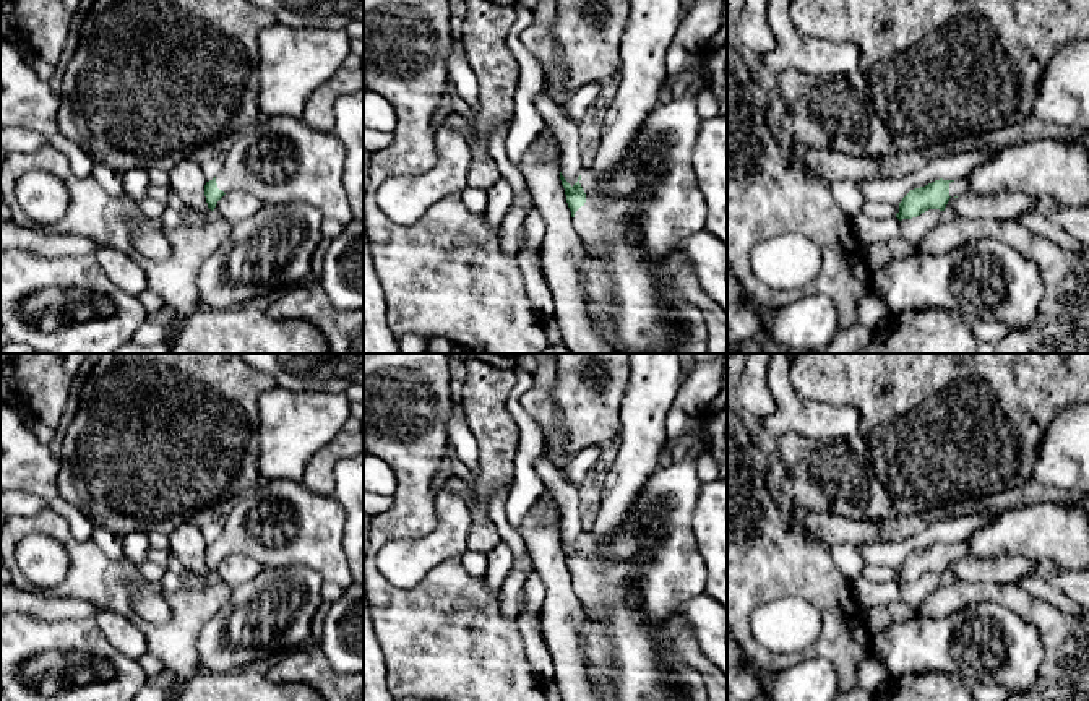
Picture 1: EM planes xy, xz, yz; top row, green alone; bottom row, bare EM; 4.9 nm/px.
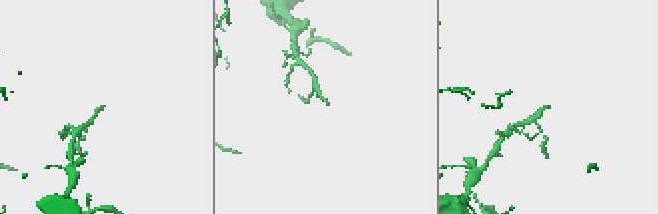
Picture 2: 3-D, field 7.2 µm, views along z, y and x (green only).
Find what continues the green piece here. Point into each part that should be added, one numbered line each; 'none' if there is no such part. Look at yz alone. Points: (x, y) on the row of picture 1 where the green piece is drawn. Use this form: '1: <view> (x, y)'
1: yz (958, 187)

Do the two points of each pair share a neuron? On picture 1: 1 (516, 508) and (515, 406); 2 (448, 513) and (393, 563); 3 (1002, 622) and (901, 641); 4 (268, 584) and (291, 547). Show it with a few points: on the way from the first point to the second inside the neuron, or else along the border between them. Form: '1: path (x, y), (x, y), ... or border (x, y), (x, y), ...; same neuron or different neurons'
1: path (525, 482), (526, 432); same neuron
2: path (445, 531), (421, 555), (411, 559); same neuron
3: path (977, 636), (961, 638), (955, 645), (925, 645); same neuron
4: border (265, 565), (304, 565), (317, 571); different neurons

